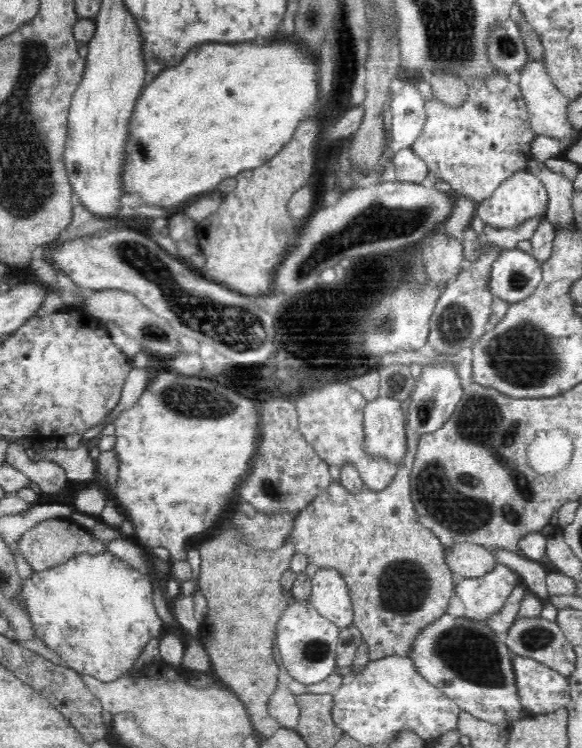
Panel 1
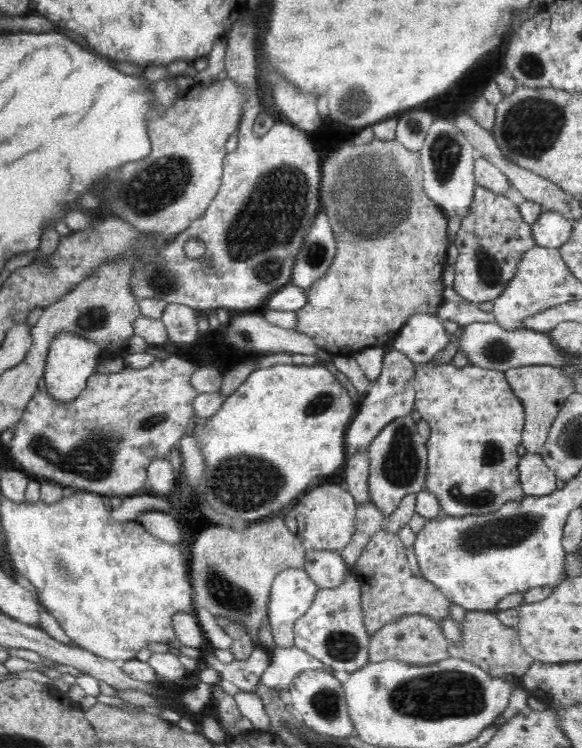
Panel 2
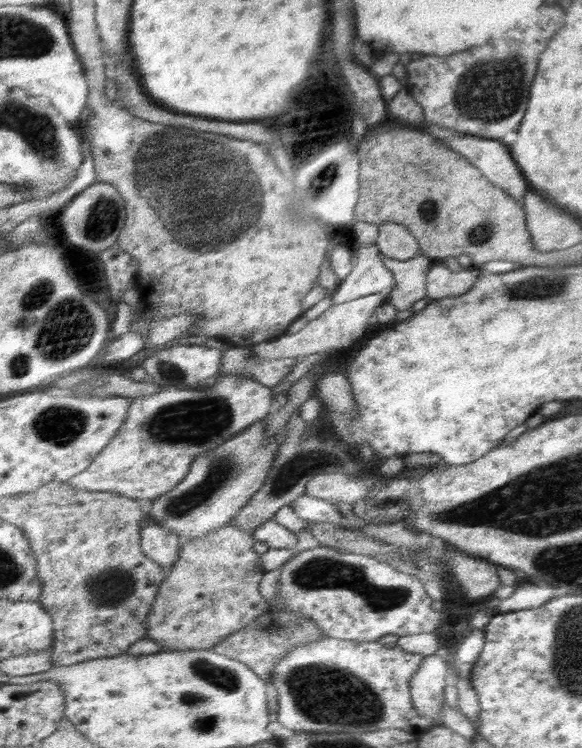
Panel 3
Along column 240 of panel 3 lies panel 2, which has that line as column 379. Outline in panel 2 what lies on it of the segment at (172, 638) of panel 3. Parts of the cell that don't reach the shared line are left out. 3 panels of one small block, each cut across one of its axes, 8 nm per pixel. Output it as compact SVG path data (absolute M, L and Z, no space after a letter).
M380 528L356 564L356 577L361 584L361 601L364 624L368 633L374 634L394 619L404 615L425 614L435 621L450 617L454 603L446 598L438 587L424 577L416 576L410 569L407 550L397 533Z

